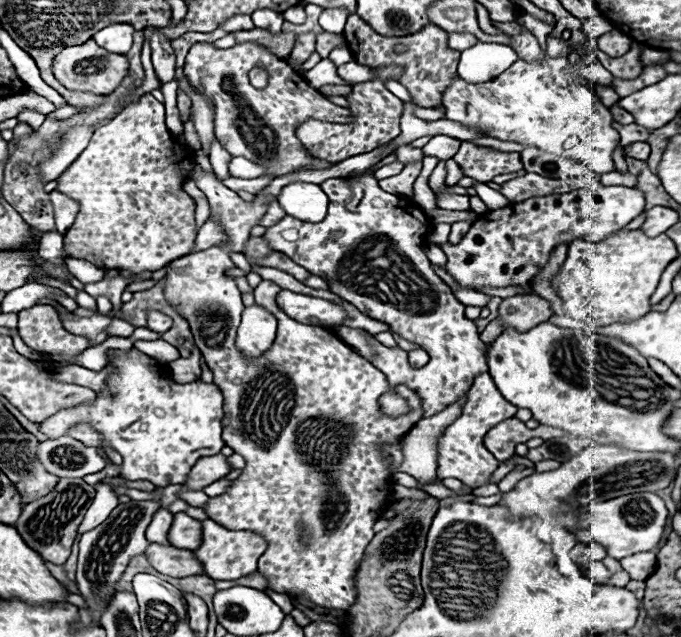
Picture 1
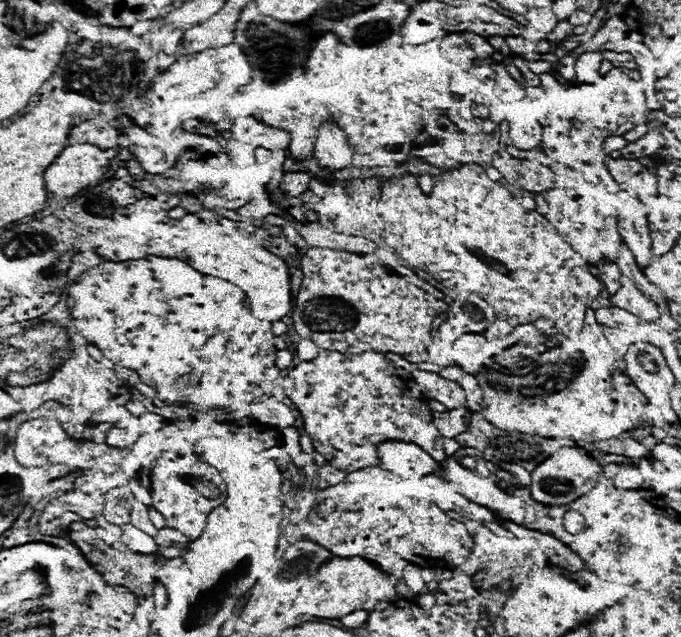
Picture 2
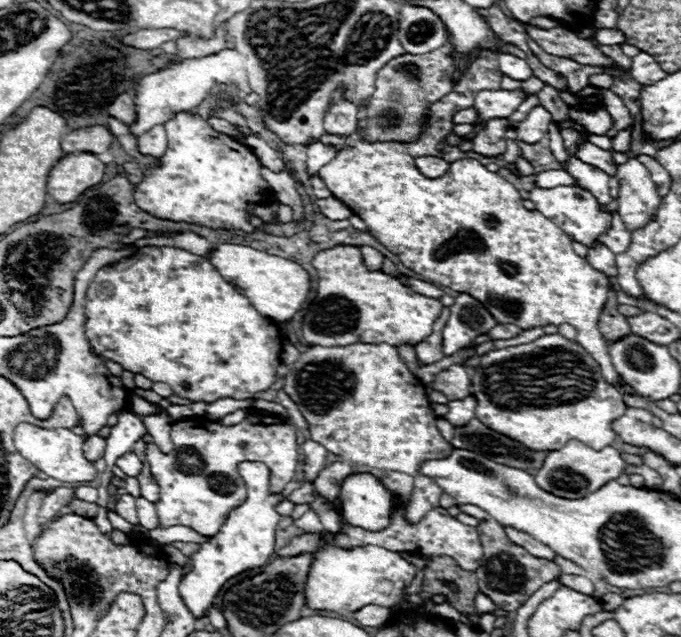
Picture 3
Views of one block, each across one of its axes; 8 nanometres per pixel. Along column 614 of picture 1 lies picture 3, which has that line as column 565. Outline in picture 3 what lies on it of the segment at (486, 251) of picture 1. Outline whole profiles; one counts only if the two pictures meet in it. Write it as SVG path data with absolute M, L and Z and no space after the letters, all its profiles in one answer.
M558 186L558 188L550 188L550 190L532 188L530 200L534 204L538 204L538 210L544 216L548 216L556 226L564 228L564 232L568 232L574 240L578 240L586 246L592 246L598 240L600 232L604 232L604 228L608 228L608 214L600 212L596 198L580 186Z

